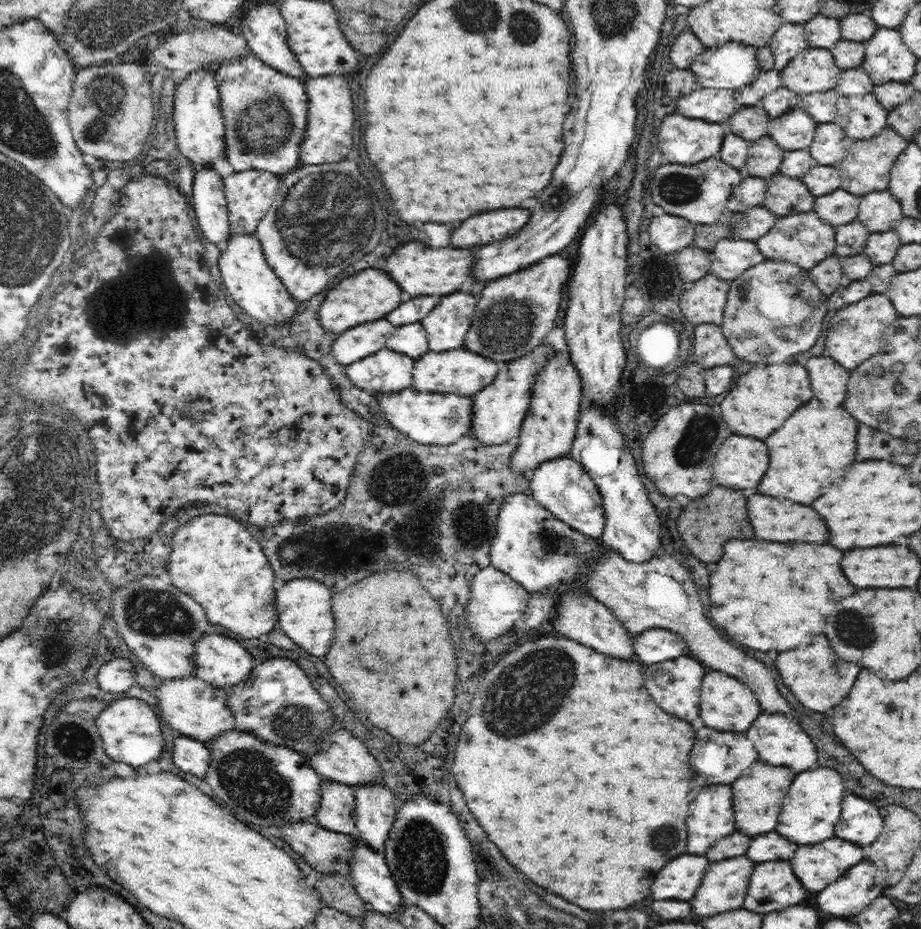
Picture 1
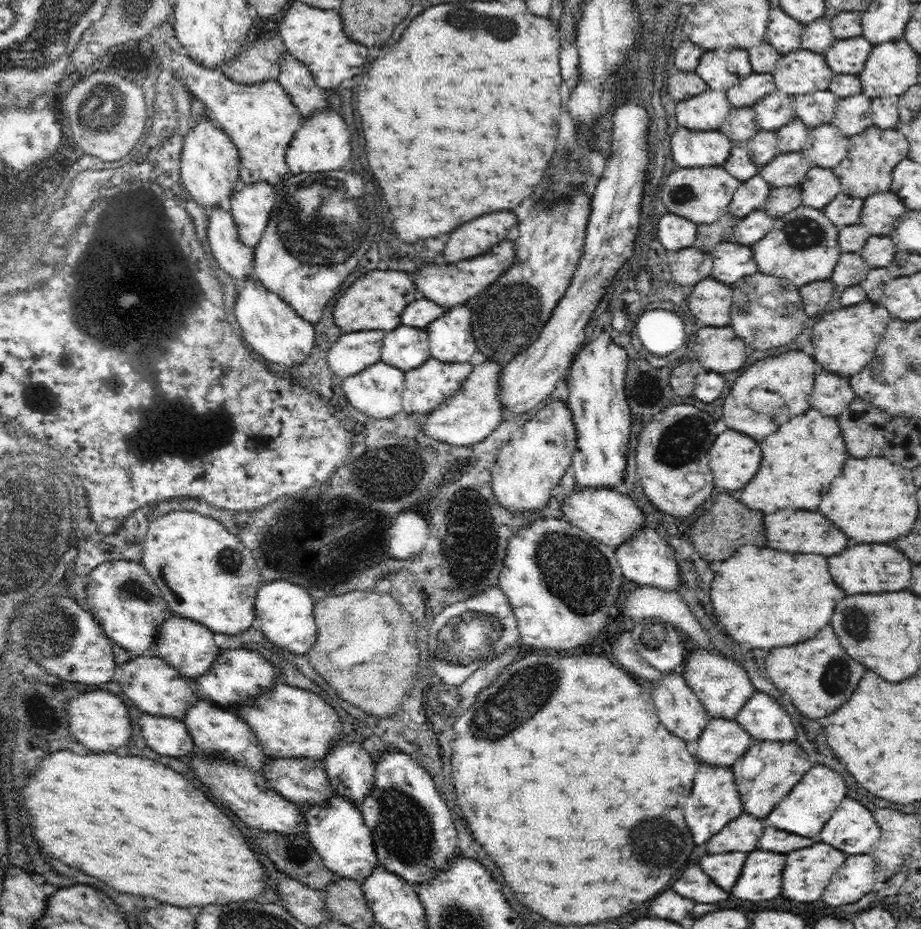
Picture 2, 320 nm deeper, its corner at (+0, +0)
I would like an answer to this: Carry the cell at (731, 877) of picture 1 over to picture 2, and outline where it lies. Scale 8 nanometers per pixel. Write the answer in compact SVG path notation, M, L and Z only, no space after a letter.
M726 852L726 854L708 854L700 860L700 868L712 876L720 888L732 888L742 872L744 860L748 854L744 852Z

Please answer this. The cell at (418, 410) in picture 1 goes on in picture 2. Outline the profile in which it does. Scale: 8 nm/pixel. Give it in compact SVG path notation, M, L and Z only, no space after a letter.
M486 359L482 364L478 364L472 369L466 382L455 396L450 396L436 410L432 410L428 414L416 415L418 416L416 420L422 426L424 434L434 440L442 440L442 442L448 442L456 447L470 446L482 442L487 436L490 436L507 416L504 413L504 405L498 397L500 370L502 370L501 364Z

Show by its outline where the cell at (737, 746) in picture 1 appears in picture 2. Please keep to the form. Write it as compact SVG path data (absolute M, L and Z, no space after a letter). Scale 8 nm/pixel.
M711 717L700 735L694 756L700 763L733 768L753 741L735 719Z

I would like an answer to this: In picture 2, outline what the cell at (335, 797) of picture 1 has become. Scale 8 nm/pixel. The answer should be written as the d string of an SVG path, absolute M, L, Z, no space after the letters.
M271 757L264 764L263 774L273 789L286 800L294 803L299 809L305 804L319 805L334 794L324 761L310 757Z

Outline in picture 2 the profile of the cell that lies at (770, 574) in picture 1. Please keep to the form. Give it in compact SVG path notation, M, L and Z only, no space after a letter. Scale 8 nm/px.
M744 544L740 548L738 558L728 558L722 564L720 578L712 582L712 606L718 620L726 626L726 632L736 642L750 642L754 648L778 648L778 646L792 646L804 642L820 628L830 624L834 608L838 600L846 594L838 588L828 574L828 558L816 554L788 554L772 548L758 548L752 544Z

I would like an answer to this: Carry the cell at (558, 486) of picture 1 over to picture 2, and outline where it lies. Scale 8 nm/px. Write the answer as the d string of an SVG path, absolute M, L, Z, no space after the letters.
M576 484L572 488L568 495L570 497L560 501L564 512L562 519L570 522L572 526L581 528L592 538L607 544L614 550L642 530L646 516L628 496L610 488L580 488Z

